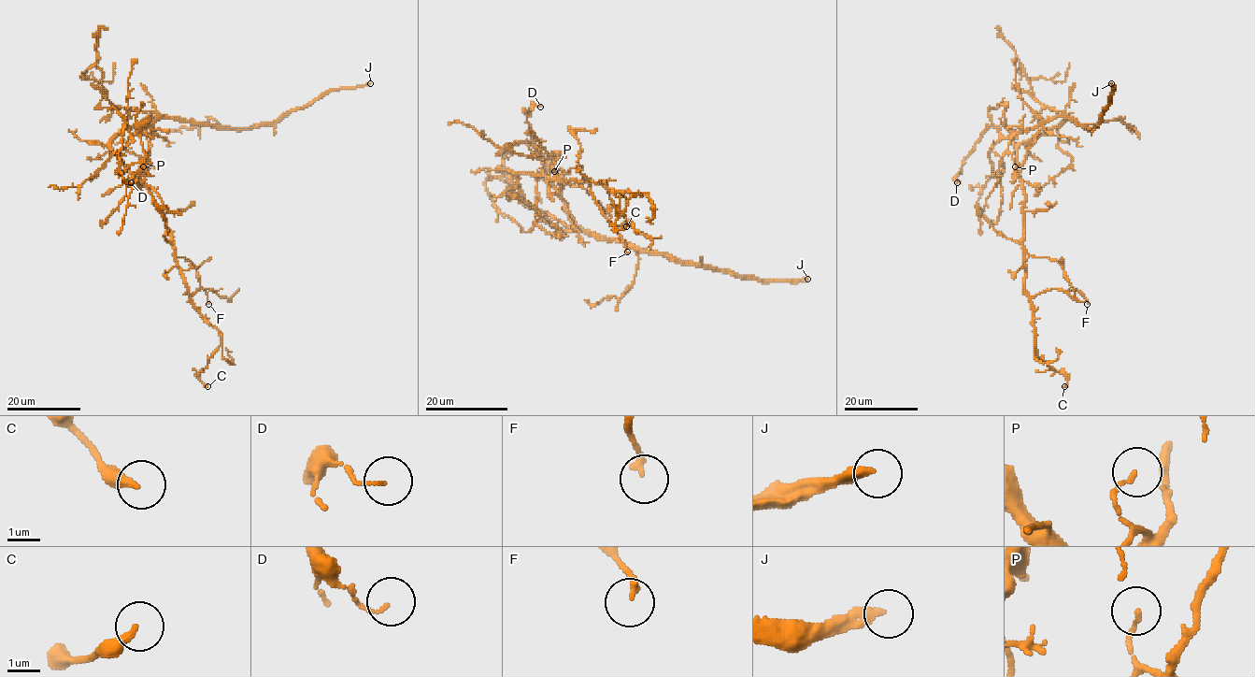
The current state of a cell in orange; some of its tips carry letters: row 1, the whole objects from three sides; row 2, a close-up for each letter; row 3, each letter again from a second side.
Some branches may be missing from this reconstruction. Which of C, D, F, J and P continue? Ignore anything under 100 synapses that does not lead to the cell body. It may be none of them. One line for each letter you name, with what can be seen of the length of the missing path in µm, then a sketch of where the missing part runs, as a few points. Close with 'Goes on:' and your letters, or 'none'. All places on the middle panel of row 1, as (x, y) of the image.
J: Missing length about 100 µm. Course of what is missing: (807, 279), (827, 257), (829, 241), (820, 182), (820, 133), (814, 108), (769, 20)
Goes on: J

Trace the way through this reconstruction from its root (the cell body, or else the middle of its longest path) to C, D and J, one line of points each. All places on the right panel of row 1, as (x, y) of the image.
C: (1022, 143), (1017, 149), (1017, 165), (1024, 194), (1024, 289), (1033, 310), (1036, 353), (1066, 375), (1064, 386)
D: (1022, 143), (1068, 118), (1057, 116), (1007, 137), (989, 126), (965, 159), (957, 182)
J: (1022, 143), (1055, 128), (1065, 119), (1070, 119), (1081, 127), (1092, 128), (1107, 105), (1112, 93), (1111, 83)

